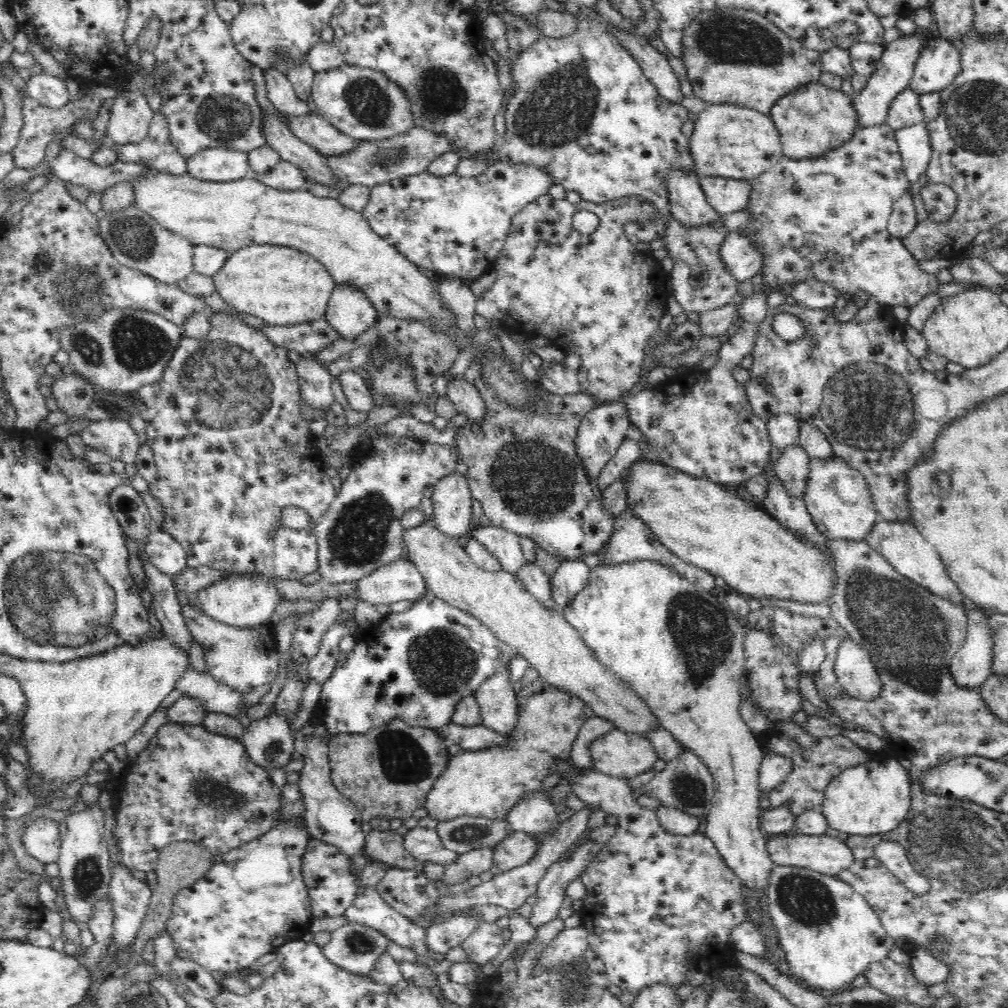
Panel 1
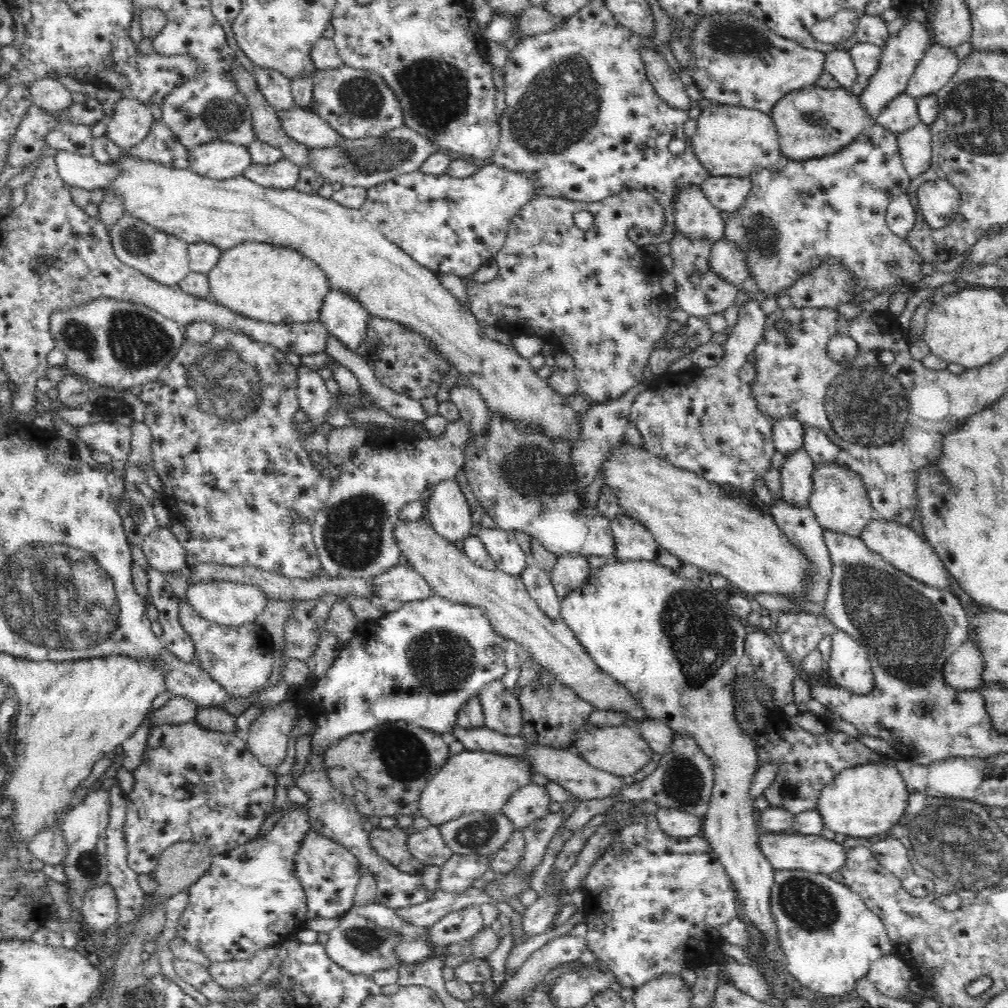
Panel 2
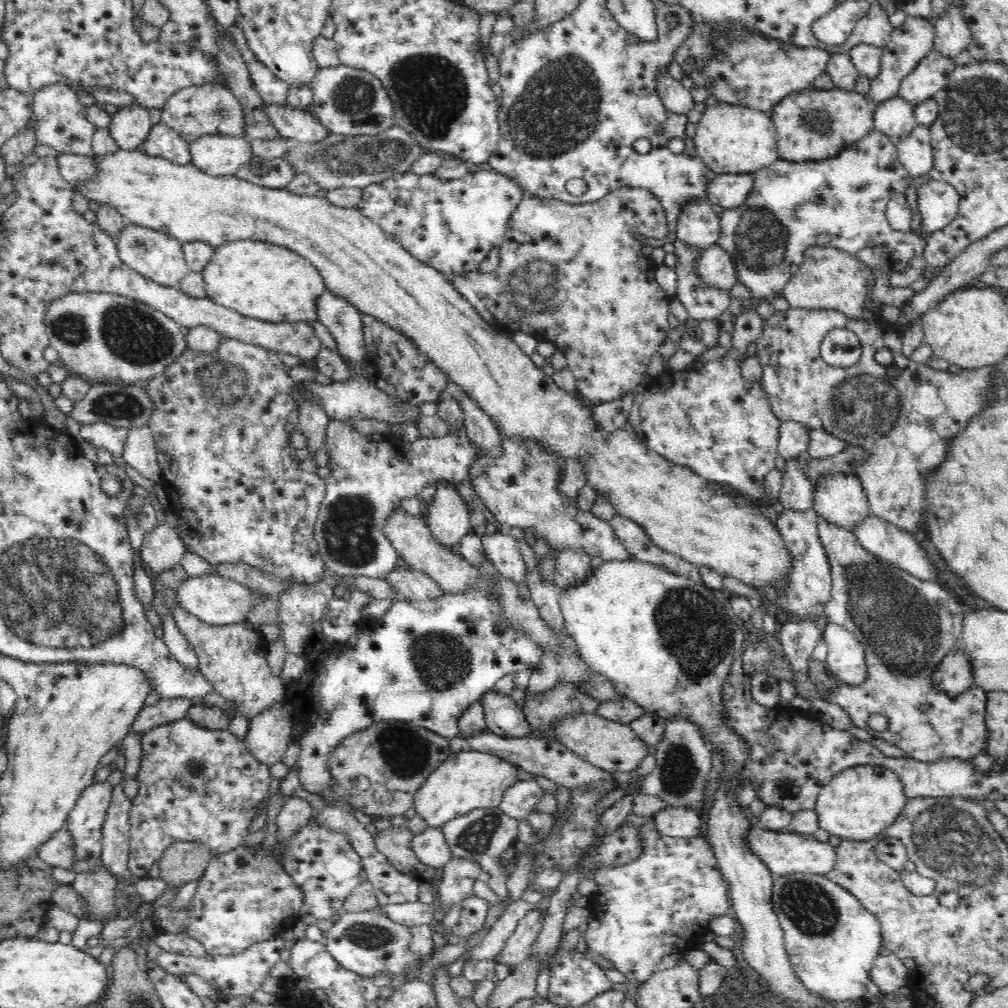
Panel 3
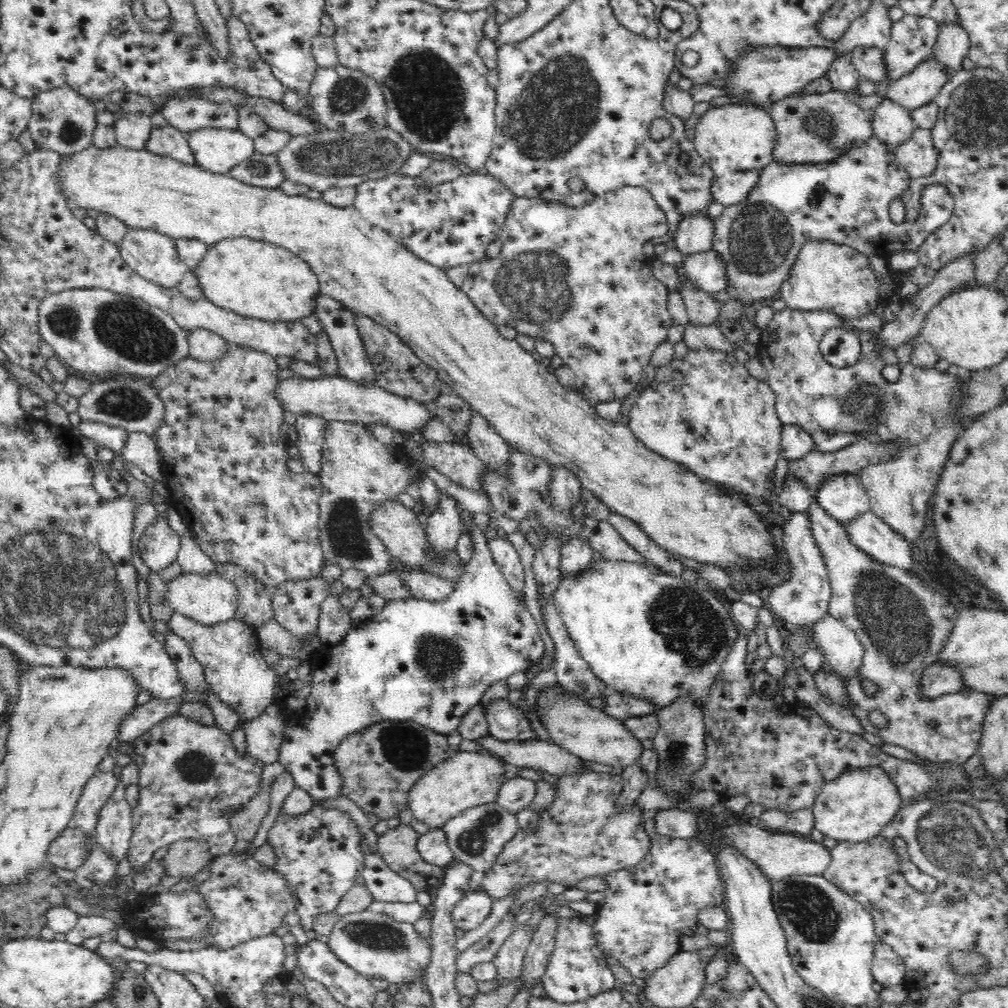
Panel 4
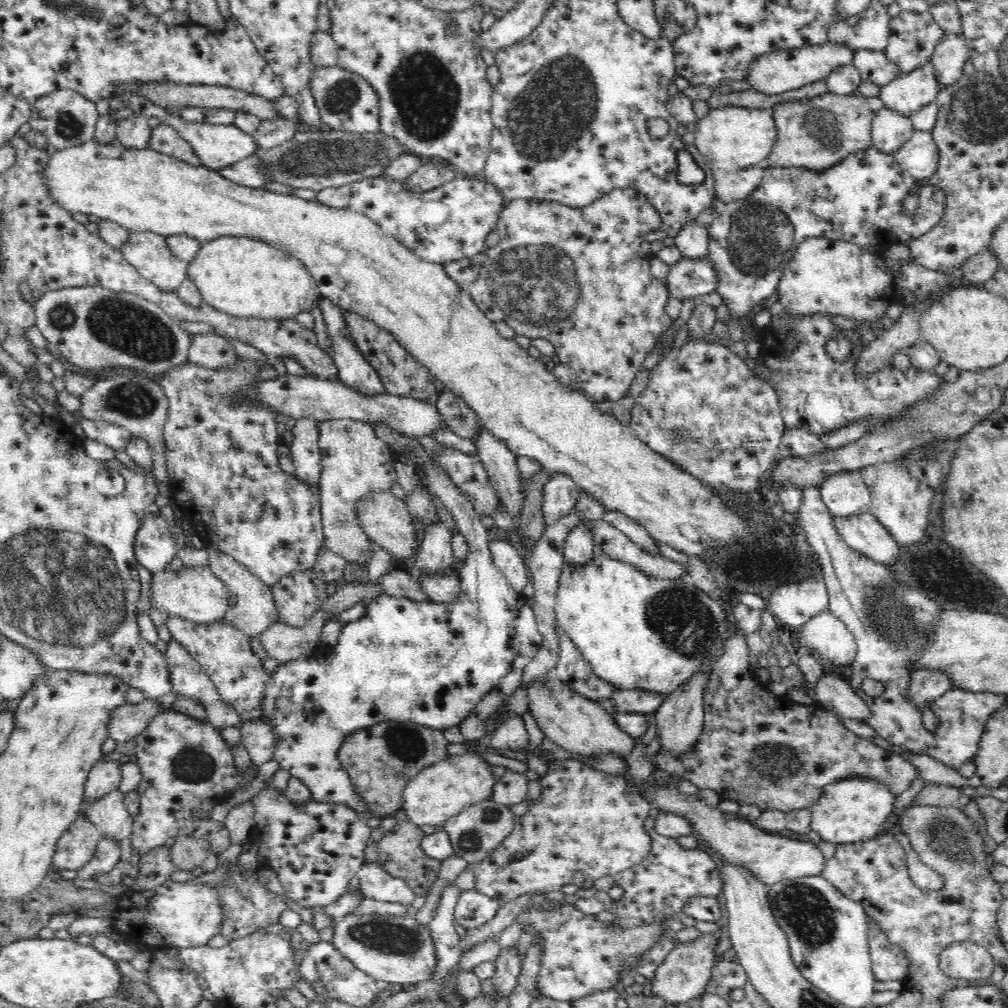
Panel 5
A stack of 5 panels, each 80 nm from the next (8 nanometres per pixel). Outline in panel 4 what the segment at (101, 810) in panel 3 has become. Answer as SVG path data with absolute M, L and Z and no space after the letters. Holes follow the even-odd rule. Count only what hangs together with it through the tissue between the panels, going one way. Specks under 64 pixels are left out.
M96 771L86 783L77 802L77 811L74 812L72 825L78 826L82 831L88 831L96 838L95 822L99 808L107 802L111 794L114 794L119 782L114 772Z

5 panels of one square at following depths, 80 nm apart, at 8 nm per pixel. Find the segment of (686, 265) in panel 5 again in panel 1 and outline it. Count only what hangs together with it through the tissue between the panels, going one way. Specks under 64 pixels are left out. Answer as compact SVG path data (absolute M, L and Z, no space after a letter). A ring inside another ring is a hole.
M728 231L725 234L718 254L723 267L738 283L757 276L763 259L763 254L759 254L755 244L739 234L739 231Z

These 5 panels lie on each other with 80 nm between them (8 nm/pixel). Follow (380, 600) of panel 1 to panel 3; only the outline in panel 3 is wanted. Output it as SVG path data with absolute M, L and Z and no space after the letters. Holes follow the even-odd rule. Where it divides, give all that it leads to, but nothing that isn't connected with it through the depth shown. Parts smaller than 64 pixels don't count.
M399 565L386 576L392 587L398 591L398 596L404 599L436 599L444 595L445 590L434 578L419 571Z

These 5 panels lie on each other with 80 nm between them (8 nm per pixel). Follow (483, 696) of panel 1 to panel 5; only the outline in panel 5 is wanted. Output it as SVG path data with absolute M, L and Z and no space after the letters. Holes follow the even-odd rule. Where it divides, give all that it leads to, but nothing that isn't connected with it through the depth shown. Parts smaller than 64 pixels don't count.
M508 716L498 722L494 728L491 743L489 744L496 750L524 750L528 746L529 736L524 727L524 722L519 716Z

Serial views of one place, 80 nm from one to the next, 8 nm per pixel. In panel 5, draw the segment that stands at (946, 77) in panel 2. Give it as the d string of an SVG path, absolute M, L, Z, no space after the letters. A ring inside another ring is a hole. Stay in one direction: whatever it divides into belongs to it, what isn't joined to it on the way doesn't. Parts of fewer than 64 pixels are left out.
M926 63L925 66L913 72L904 73L892 83L880 88L877 98L885 108L910 118L923 106L936 100L939 93L938 79L932 64Z

